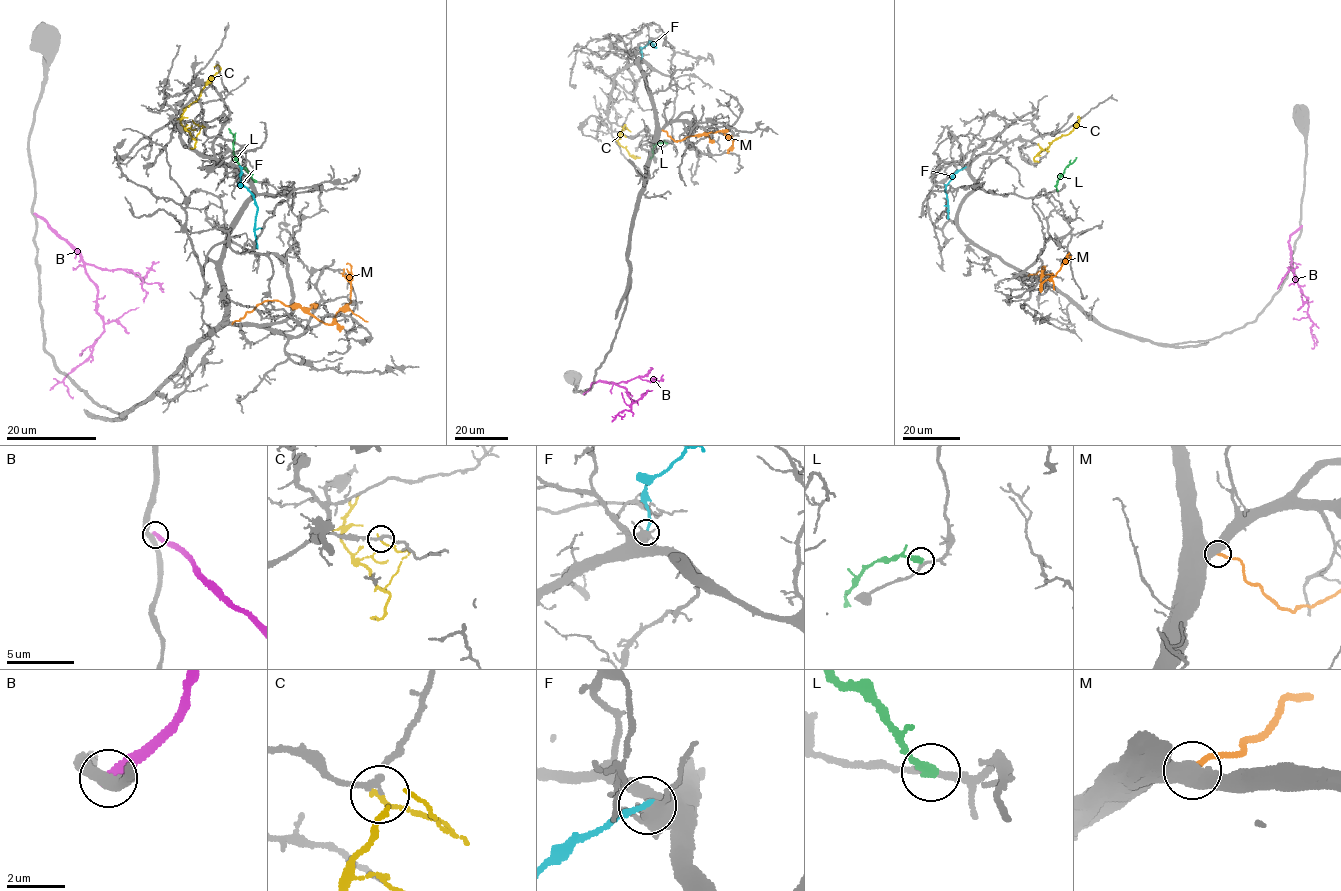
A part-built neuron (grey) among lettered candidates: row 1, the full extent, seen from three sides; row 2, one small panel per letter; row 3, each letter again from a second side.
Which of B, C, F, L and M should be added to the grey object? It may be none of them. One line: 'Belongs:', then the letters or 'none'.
Belongs: C

